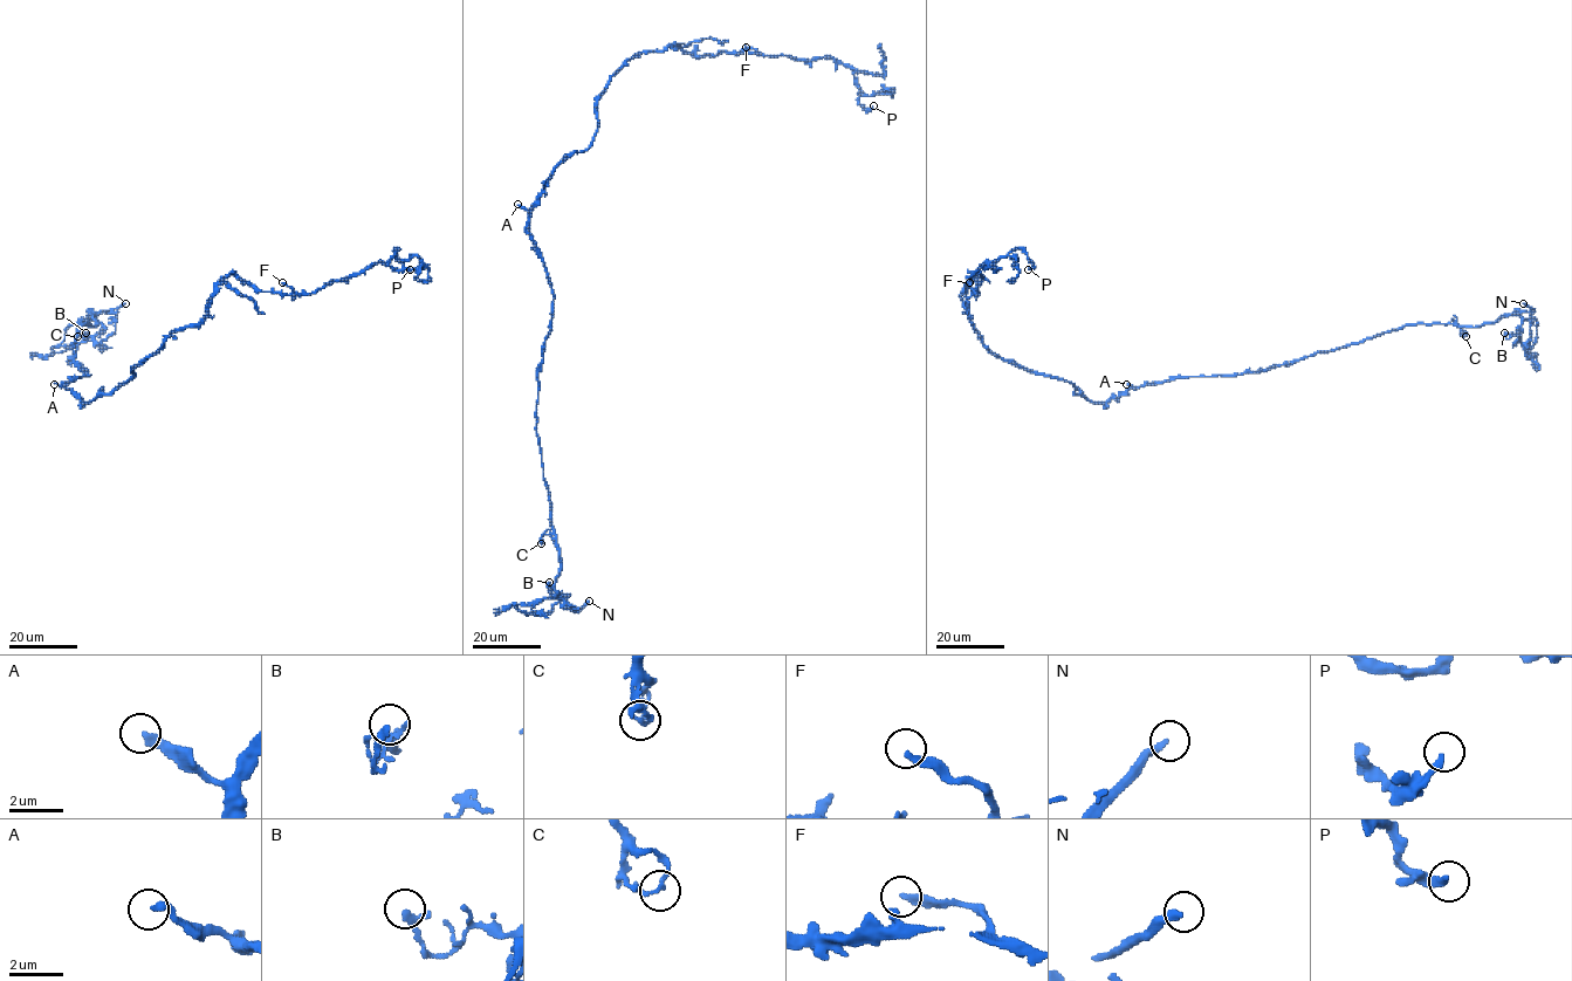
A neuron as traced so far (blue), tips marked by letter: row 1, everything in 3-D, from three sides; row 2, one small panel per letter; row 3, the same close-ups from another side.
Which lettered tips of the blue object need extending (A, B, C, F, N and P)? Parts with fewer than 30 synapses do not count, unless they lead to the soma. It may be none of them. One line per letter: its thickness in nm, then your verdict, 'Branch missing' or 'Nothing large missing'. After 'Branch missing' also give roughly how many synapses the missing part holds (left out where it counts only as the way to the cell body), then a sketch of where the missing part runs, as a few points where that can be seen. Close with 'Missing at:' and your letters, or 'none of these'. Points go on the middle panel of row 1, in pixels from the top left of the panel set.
A: Thickness 260 nm. Nothing large missing
B: Thickness 240 nm. Nothing large missing
C: Thickness 120 nm. Nothing large missing
F: Thickness 220 nm. Nothing large missing
N: Thickness 240 nm. Branch missing. Course of what is missing: (589, 601), (589, 588), (598, 578), (615, 576), (598, 581), (595, 604), (527, 602), (533, 611), (550, 614)
P: Thickness 240 nm. Nothing large missing
Missing at: N

